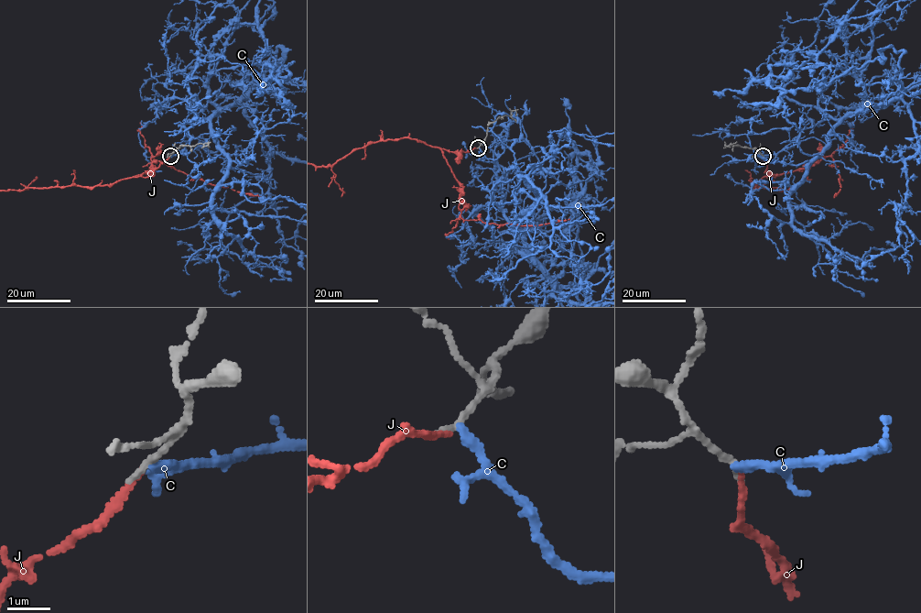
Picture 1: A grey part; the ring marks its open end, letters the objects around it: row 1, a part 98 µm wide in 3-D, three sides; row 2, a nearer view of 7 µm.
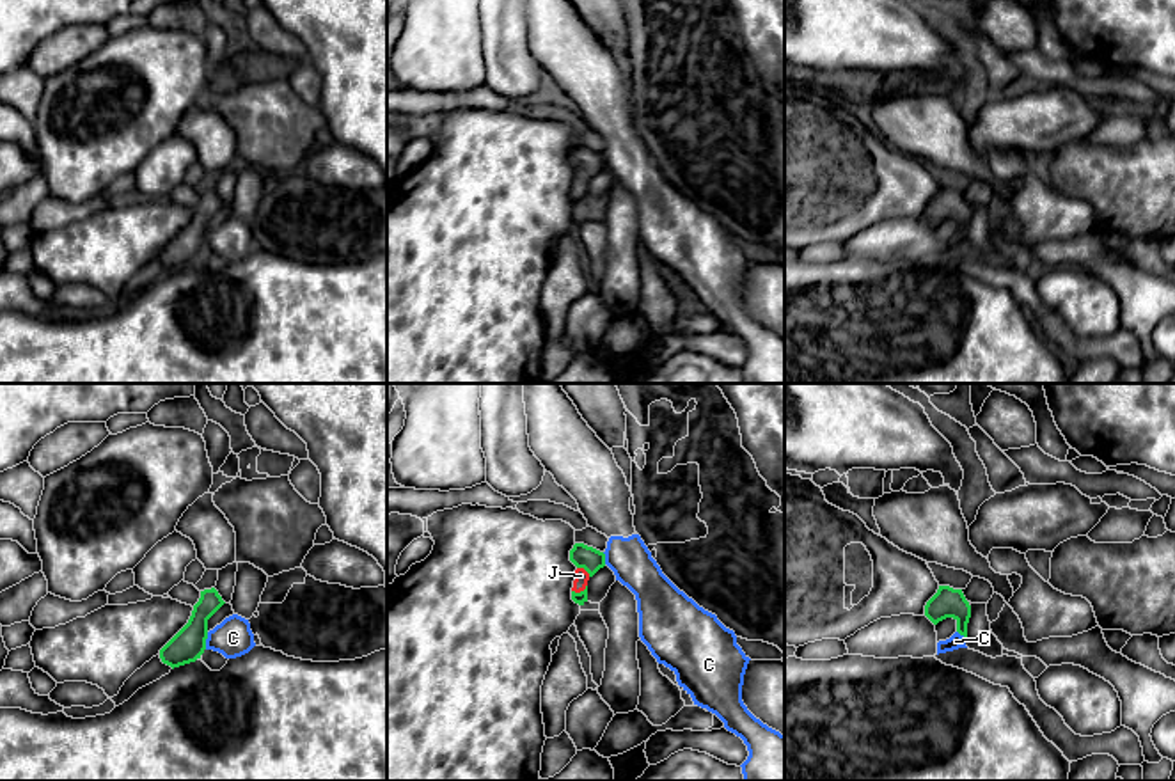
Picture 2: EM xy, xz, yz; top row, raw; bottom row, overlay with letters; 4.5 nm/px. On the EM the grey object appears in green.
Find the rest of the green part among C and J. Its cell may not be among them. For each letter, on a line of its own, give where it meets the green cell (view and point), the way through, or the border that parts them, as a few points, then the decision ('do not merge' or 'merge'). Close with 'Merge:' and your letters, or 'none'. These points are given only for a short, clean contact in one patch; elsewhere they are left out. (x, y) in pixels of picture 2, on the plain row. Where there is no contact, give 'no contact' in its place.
C: contact xy (205, 244); border xy (208, 235), (205, 251); do not merge
J: contact xz (581, 194); merge
Merge: J

